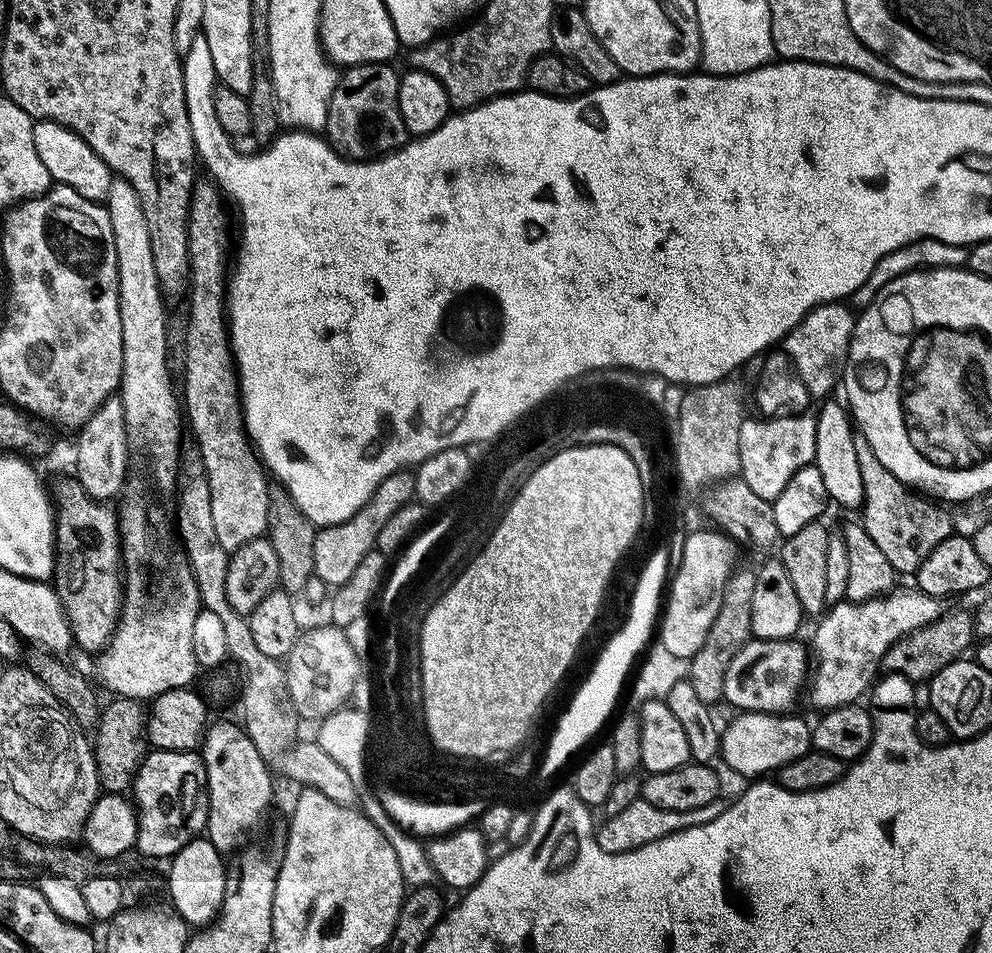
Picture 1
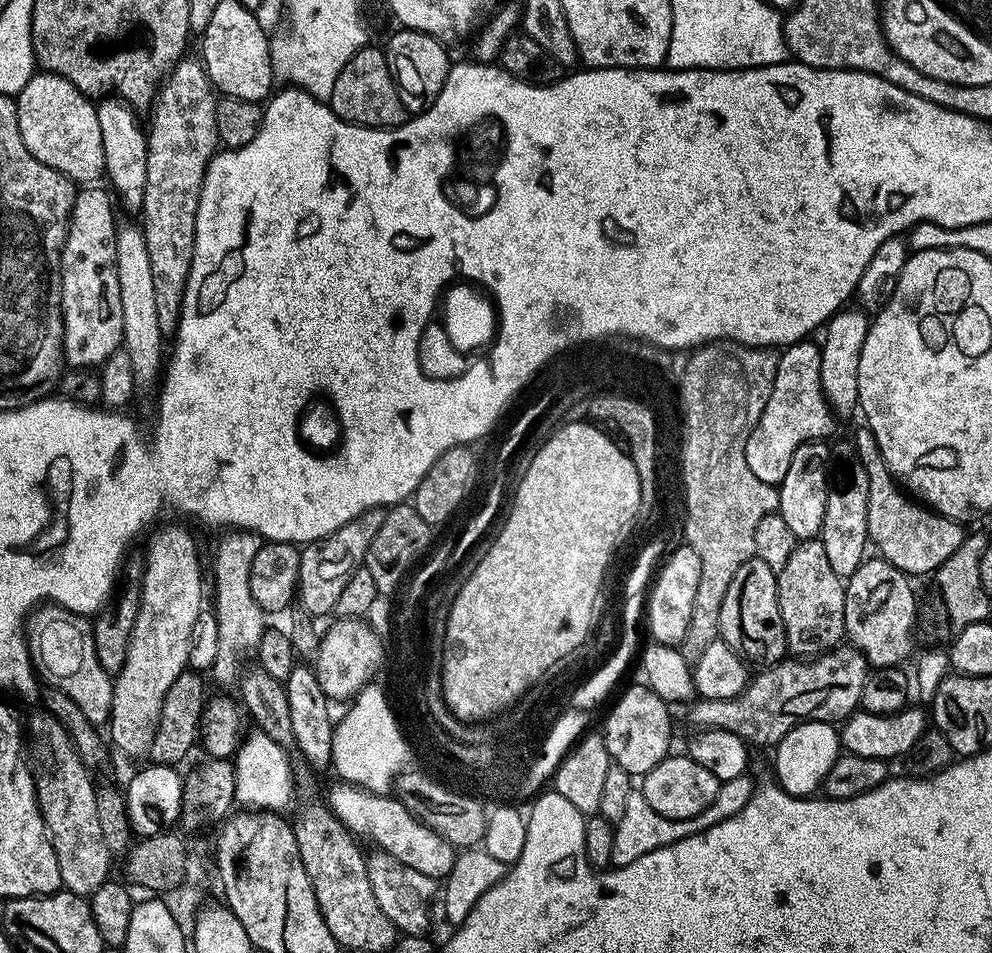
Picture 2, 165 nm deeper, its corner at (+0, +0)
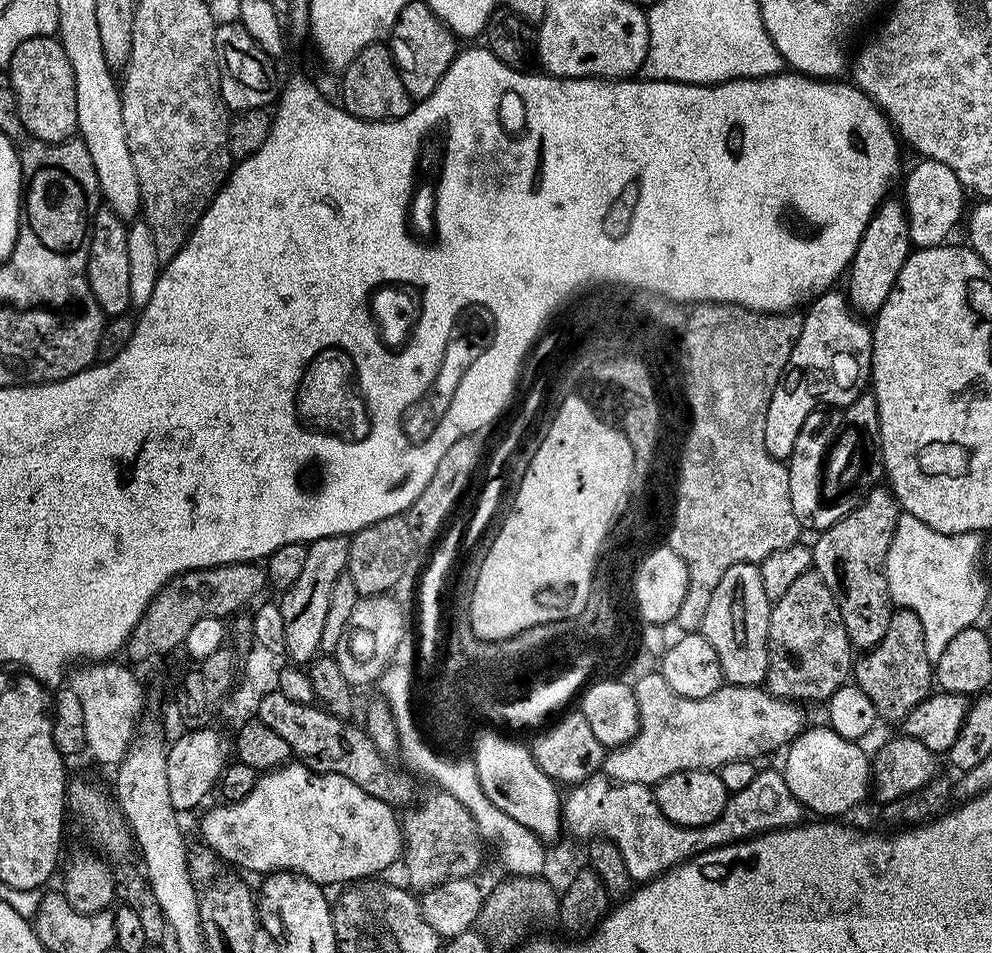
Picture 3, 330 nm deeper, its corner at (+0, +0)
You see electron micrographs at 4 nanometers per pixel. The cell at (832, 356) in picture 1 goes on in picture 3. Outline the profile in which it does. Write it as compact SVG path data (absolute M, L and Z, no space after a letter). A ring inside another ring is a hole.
M921 159L919 163L909 170L908 177L904 180L902 203L908 213L908 242L909 245L916 248L938 248L947 241L944 239L955 230L956 223L959 220L961 223L962 215L966 210L966 207L964 208L966 190L960 184L954 174L954 170L950 170L950 166L942 166L942 162L938 162L937 160Z

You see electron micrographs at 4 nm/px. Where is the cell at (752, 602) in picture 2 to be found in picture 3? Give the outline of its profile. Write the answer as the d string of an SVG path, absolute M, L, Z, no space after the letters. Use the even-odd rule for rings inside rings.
M757 565L730 566L730 570L726 570L726 574L722 574L722 582L718 582L718 587L714 590L714 595L706 606L706 614L702 618L698 631L701 636L706 638L706 642L710 642L710 646L714 646L727 683L760 686L767 681L768 631L770 630L772 606L773 601L768 599L766 589L762 587L762 574Z

